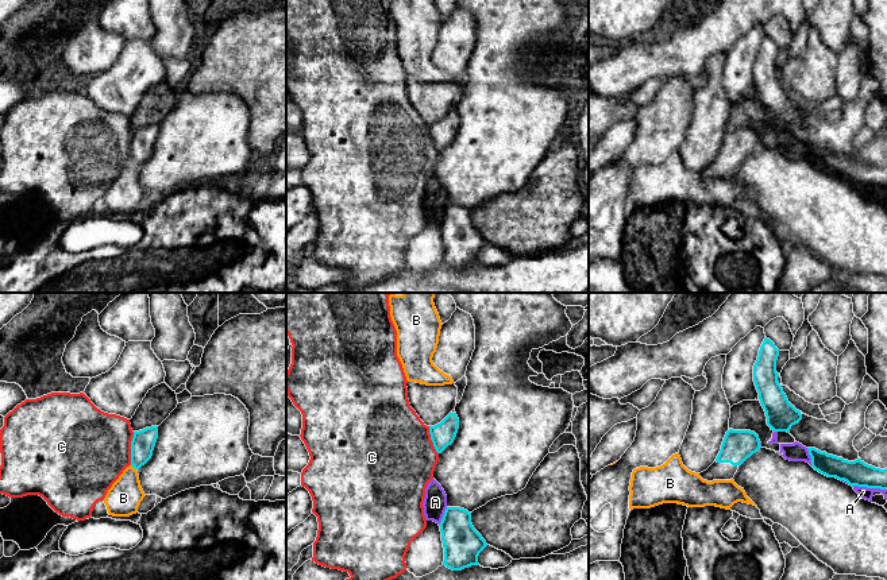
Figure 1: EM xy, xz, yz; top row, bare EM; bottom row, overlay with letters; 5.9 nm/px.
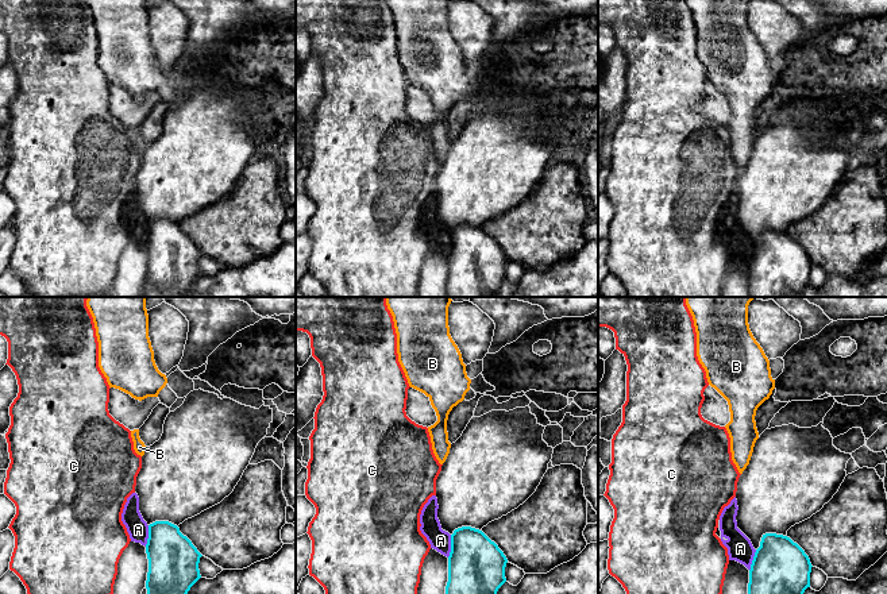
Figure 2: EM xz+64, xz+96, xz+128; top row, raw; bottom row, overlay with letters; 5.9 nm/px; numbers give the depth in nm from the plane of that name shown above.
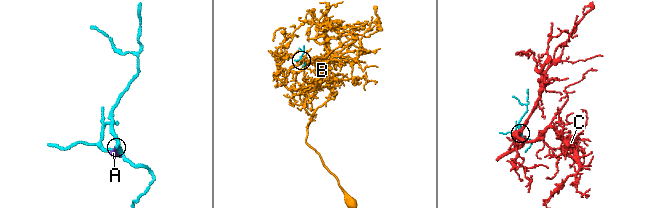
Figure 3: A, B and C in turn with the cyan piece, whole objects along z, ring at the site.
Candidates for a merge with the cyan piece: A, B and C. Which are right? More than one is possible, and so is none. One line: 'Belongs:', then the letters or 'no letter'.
Belongs: B

